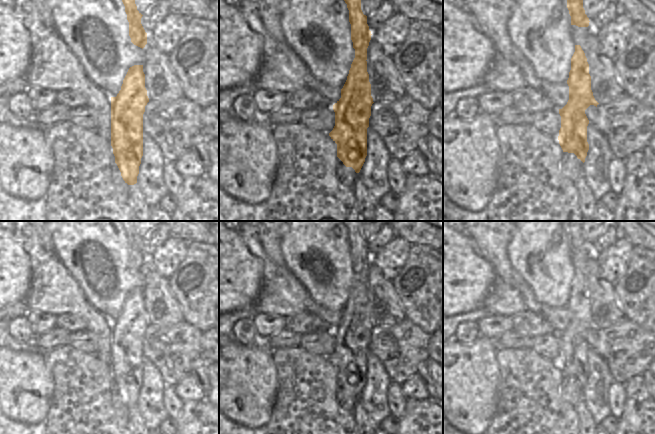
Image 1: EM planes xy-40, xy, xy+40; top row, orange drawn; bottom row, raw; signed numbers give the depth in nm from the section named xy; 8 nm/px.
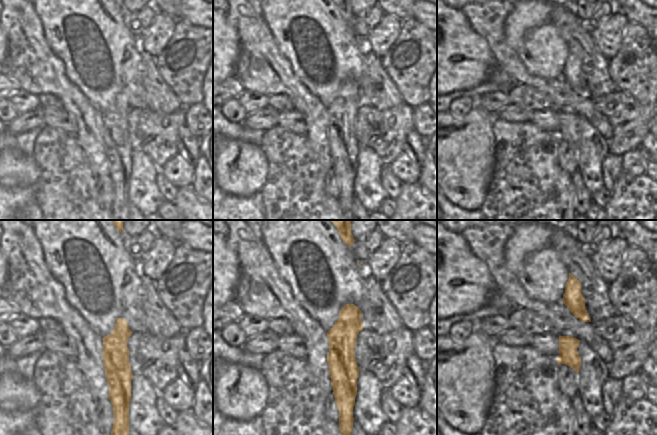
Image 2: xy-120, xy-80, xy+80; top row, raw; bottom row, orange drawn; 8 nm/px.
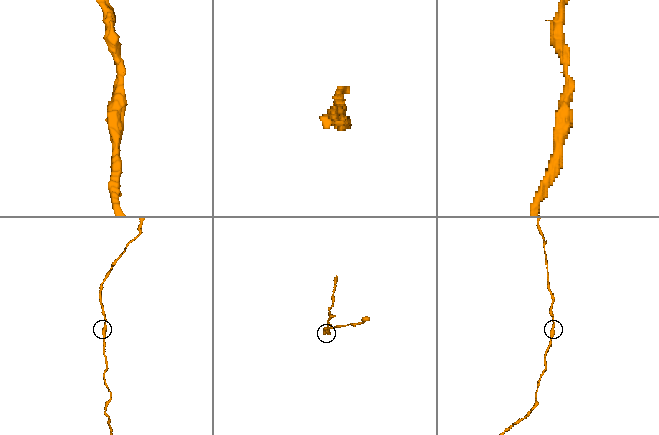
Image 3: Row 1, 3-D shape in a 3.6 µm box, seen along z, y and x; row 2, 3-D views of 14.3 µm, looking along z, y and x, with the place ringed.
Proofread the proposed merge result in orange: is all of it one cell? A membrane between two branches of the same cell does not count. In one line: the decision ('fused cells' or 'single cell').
single cell

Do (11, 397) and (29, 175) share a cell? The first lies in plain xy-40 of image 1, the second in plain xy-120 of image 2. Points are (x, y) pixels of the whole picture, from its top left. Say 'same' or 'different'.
same

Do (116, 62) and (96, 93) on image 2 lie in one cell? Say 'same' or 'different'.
same

